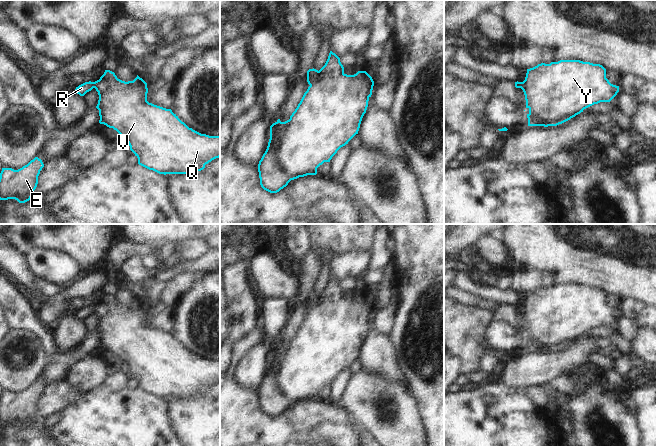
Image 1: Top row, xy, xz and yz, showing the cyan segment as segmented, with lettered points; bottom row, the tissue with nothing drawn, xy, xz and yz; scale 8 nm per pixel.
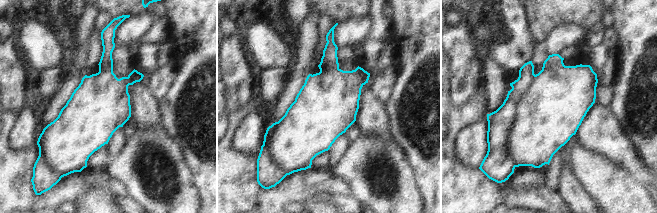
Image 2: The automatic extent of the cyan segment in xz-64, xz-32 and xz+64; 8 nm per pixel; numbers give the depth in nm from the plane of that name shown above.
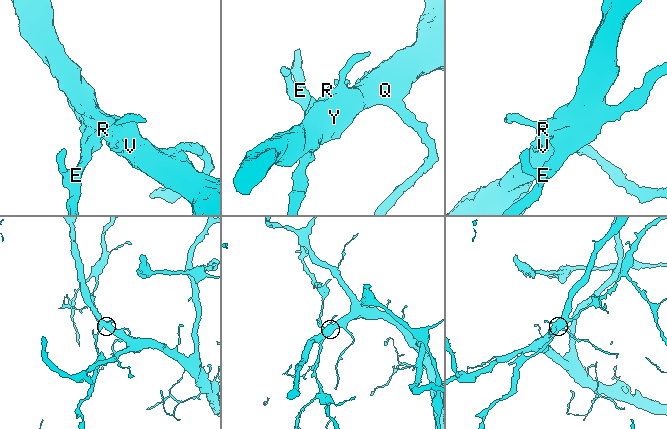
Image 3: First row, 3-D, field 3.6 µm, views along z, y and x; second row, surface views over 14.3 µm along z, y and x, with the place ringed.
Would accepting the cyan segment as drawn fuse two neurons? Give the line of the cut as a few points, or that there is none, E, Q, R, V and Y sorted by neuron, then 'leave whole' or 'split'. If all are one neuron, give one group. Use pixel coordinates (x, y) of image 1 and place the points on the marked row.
cut in xz along (289, 120), (276, 147), (275, 160), (291, 179); E R / Q V Y; split

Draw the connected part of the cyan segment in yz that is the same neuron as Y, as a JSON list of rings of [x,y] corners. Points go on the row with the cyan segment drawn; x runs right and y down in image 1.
[[[560,60],[558,62],[551,62],[550,64],[541,63],[537,66],[527,69],[526,77],[523,82],[515,82],[516,88],[521,88],[525,95],[526,100],[526,108],[529,109],[529,113],[527,114],[528,118],[528,126],[557,126],[559,124],[562,124],[571,118],[575,117],[576,115],[583,112],[584,109],[594,105],[598,104],[600,102],[610,102],[619,92],[619,86],[613,85],[609,82],[609,80],[606,78],[606,69],[600,65],[600,64],[593,64],[590,62],[583,62],[580,60]]]

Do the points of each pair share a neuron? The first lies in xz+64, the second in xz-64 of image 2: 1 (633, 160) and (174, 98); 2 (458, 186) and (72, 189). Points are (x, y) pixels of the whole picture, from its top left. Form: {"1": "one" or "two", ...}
{"1": "two", "2": "one"}

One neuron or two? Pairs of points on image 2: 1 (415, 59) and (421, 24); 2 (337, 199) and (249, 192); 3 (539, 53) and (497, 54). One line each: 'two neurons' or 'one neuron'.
1: one neuron
2: two neurons
3: two neurons

